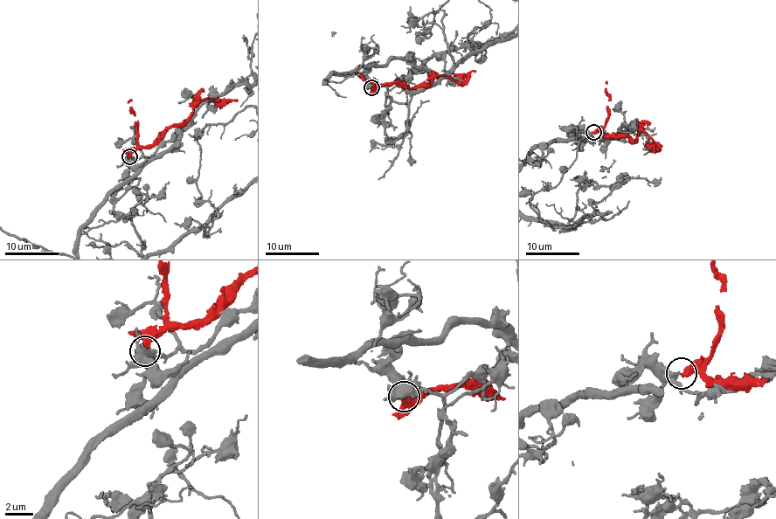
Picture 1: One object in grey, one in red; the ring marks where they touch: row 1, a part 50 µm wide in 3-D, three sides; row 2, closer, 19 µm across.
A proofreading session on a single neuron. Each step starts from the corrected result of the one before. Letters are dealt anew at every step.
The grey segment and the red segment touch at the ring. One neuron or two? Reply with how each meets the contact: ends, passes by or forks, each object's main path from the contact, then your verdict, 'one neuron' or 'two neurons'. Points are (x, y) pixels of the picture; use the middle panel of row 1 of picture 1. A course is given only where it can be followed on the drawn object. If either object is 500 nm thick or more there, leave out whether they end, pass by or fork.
grey passes by; red ends there; grey runs (371, 86), (369, 66), (325, 79), (428, 87), (494, 40); red runs (371, 86), (396, 82), (410, 87), (426, 85), (437, 75), (462, 80), (470, 72), (476, 71); two neurons

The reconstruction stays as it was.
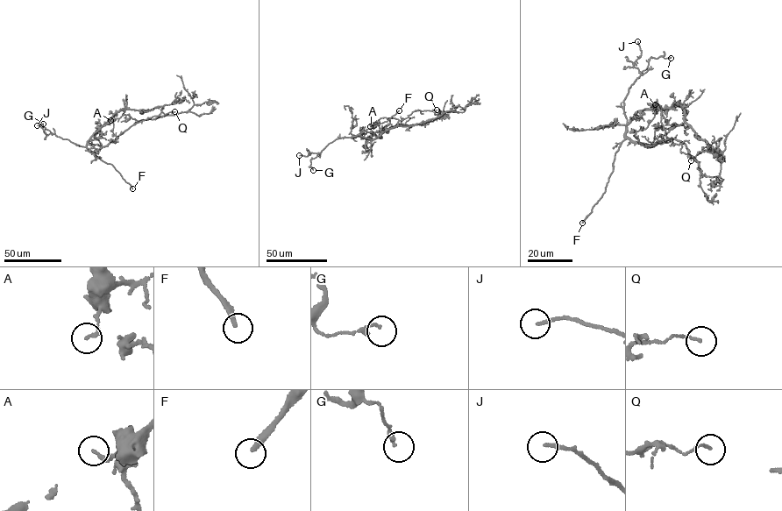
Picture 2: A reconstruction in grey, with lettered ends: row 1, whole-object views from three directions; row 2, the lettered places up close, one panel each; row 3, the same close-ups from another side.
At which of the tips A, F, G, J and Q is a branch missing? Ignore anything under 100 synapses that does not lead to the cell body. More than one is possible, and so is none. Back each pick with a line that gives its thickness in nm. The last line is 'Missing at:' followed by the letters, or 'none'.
F: 260 nm
Missing at: F

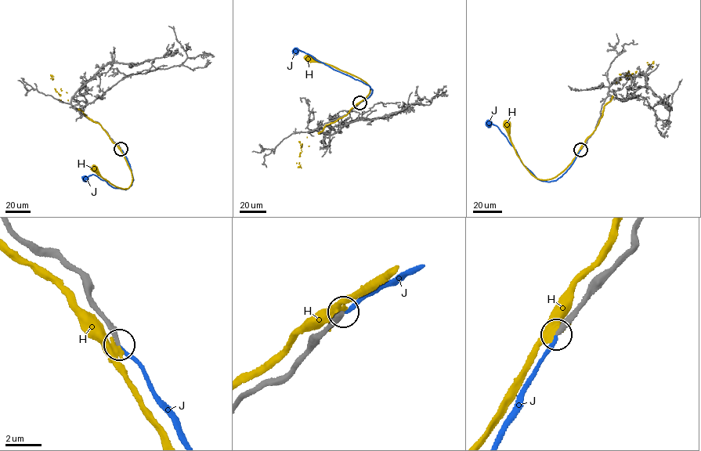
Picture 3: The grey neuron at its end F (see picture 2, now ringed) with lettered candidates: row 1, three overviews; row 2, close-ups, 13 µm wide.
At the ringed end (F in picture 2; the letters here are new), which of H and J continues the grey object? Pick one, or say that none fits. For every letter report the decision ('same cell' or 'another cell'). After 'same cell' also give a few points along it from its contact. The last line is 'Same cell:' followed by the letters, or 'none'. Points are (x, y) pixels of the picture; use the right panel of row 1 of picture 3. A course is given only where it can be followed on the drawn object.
H: another cell
J: same cell; it runs (580, 149), (561, 175), (554, 181), (542, 180), (523, 164), (515, 149), (498, 128), (489, 124)
Same cell: J

